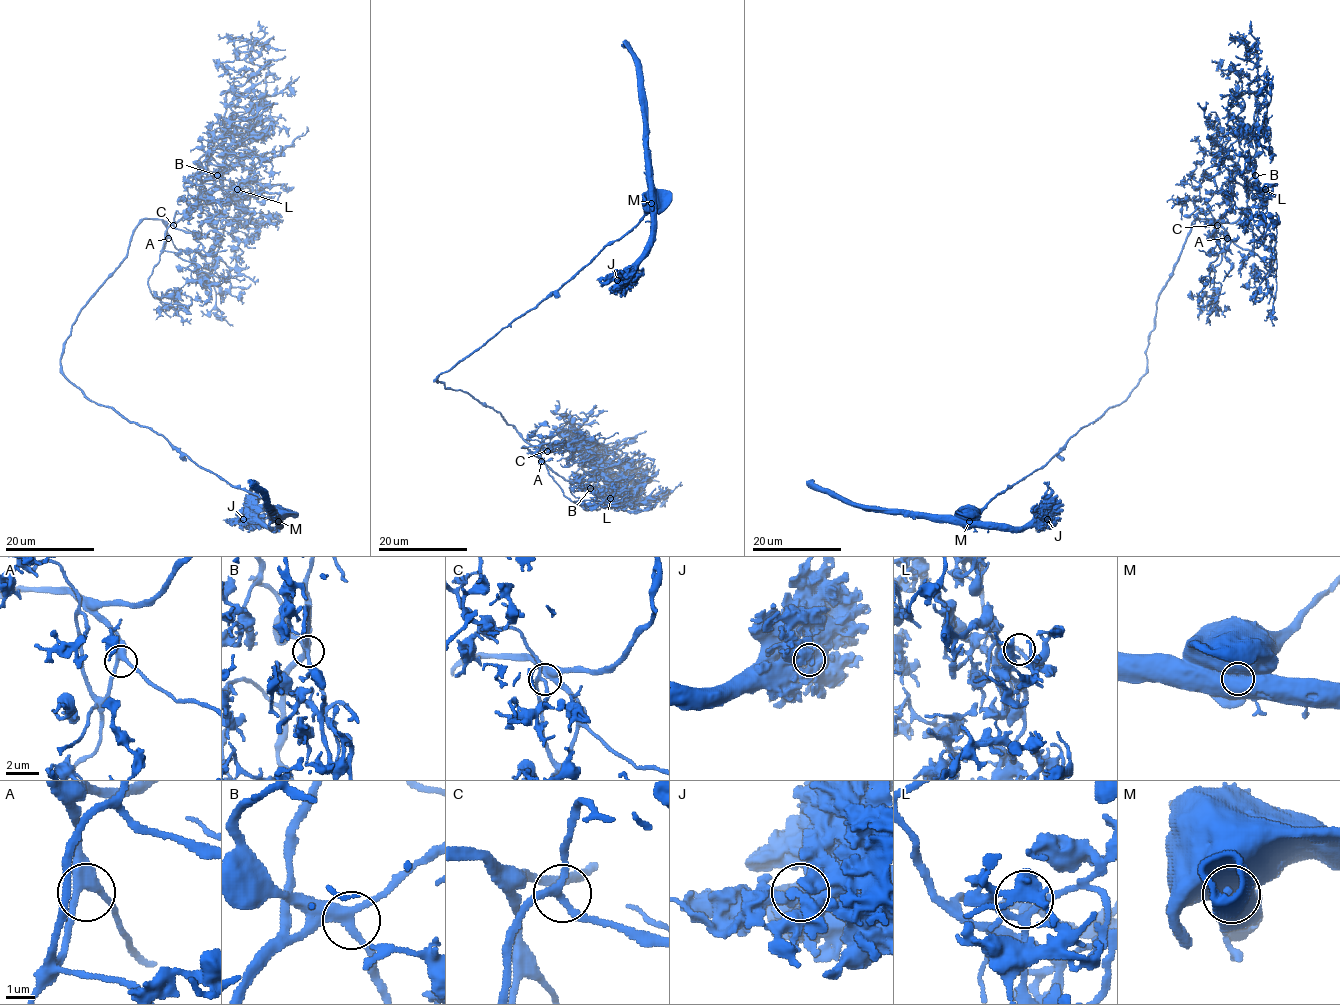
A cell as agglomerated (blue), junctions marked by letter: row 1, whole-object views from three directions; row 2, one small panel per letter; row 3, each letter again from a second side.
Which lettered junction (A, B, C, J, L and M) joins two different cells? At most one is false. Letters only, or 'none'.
M

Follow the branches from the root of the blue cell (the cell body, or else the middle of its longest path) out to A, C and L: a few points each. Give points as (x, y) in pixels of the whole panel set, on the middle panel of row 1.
A: (648, 203), (633, 227), (434, 380), (498, 411), (541, 461)
C: (648, 203), (633, 227), (434, 380), (498, 411), (539, 459), (537, 452), (547, 451)
L: (648, 203), (633, 227), (434, 380), (490, 406), (565, 480), (610, 498)

